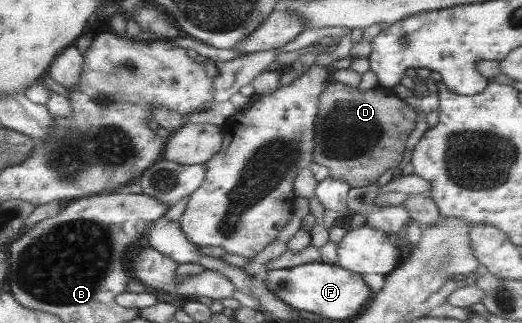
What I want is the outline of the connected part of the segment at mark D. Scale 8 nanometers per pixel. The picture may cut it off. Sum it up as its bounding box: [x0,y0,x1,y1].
[312,82,415,188]

